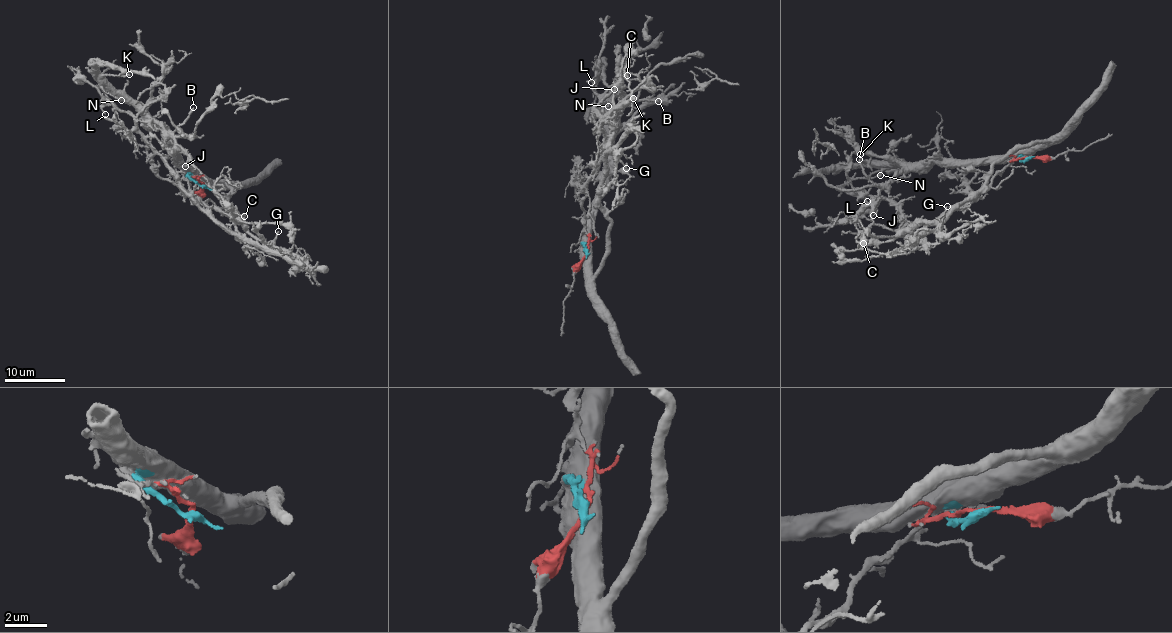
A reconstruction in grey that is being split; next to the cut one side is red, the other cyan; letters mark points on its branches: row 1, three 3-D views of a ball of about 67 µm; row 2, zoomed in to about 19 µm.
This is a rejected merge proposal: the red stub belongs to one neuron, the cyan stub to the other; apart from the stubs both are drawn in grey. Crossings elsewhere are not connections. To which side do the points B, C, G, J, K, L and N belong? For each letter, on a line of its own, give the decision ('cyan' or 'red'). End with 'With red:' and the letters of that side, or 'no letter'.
B: cyan
C: red
G: cyan
J: cyan
K: cyan
L: red
N: cyan
With red: C, L

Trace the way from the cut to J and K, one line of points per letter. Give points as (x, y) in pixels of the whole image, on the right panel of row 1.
J: (1028, 157), (949, 165), (933, 161), (913, 167), (881, 190), (873, 201), (877, 212), (872, 215)
K: (1028, 157), (949, 165), (923, 163), (907, 167), (867, 164), (860, 160), (861, 154)

